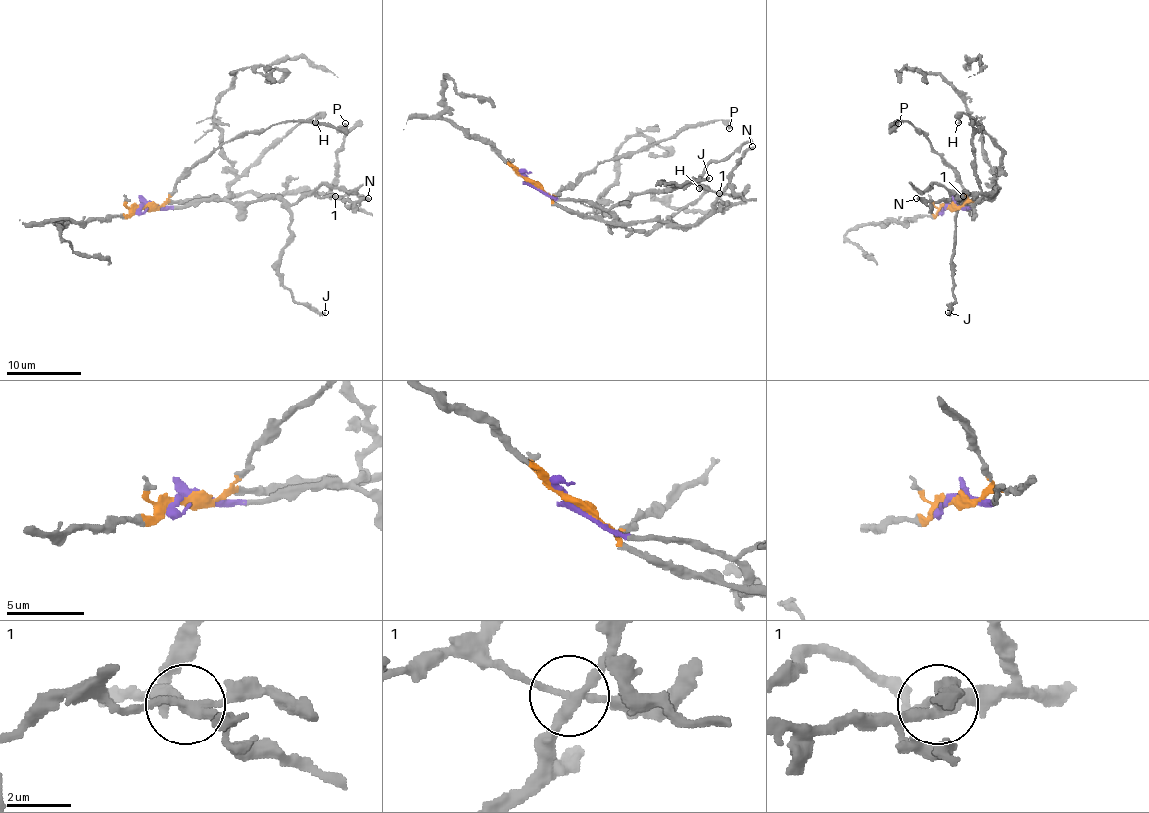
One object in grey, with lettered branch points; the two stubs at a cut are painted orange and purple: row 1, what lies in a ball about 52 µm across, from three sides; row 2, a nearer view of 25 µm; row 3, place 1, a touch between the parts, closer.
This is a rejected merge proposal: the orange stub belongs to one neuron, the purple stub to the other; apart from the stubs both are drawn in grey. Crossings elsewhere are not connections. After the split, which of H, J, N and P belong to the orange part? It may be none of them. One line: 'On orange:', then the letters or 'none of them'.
On orange: N, P

